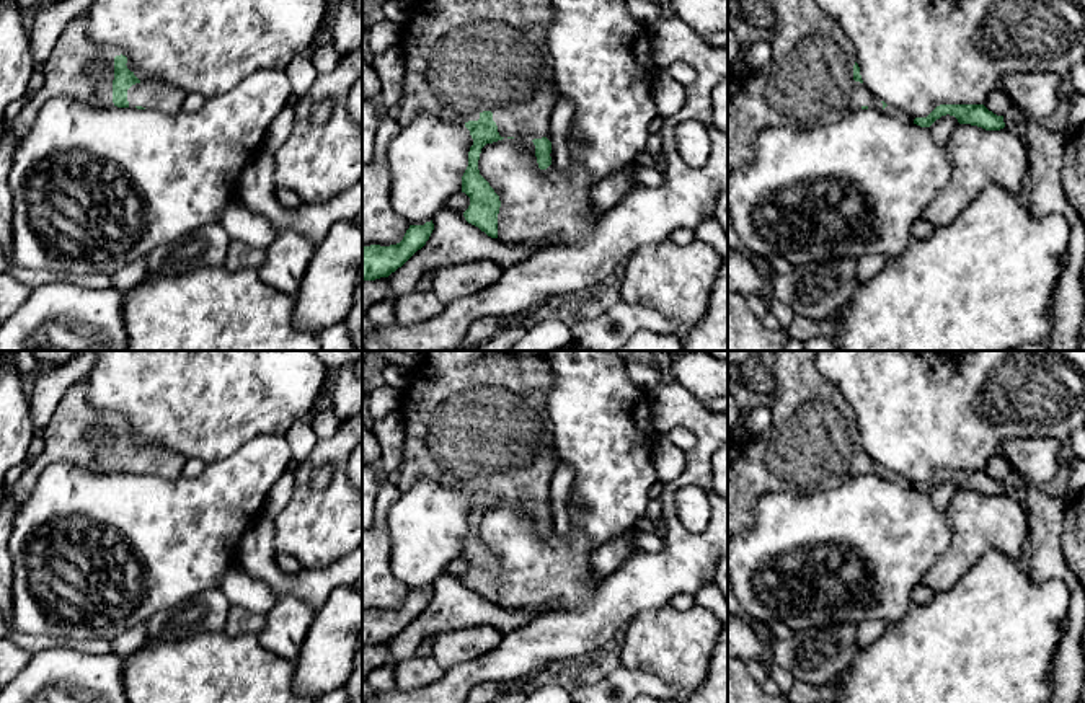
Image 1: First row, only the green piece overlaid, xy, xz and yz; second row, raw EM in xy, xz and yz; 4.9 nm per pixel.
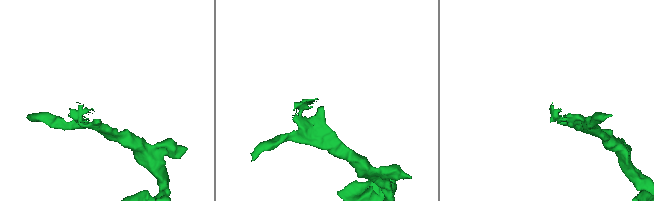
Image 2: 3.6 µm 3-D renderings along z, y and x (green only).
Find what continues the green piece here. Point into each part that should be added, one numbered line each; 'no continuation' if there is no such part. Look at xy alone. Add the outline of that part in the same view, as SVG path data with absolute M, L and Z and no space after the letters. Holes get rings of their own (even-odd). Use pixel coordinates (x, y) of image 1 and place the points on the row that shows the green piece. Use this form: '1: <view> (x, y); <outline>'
1: xy (77, 67); M88 15L75 16L60 34L44 62L42 80L34 96L11 121L13 134L21 139L34 126L39 108L54 96L70 96L93 106L114 106L114 57L122 51L95 44L86 36Z

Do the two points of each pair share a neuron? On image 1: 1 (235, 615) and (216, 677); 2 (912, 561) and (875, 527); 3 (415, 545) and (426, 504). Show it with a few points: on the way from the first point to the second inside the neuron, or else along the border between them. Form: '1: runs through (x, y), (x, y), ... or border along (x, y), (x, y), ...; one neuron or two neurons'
1: border along (222, 632), (256, 636); two neurons
2: runs through (903, 552), (885, 537); one neuron
3: runs through (425, 535), (426, 514); one neuron

